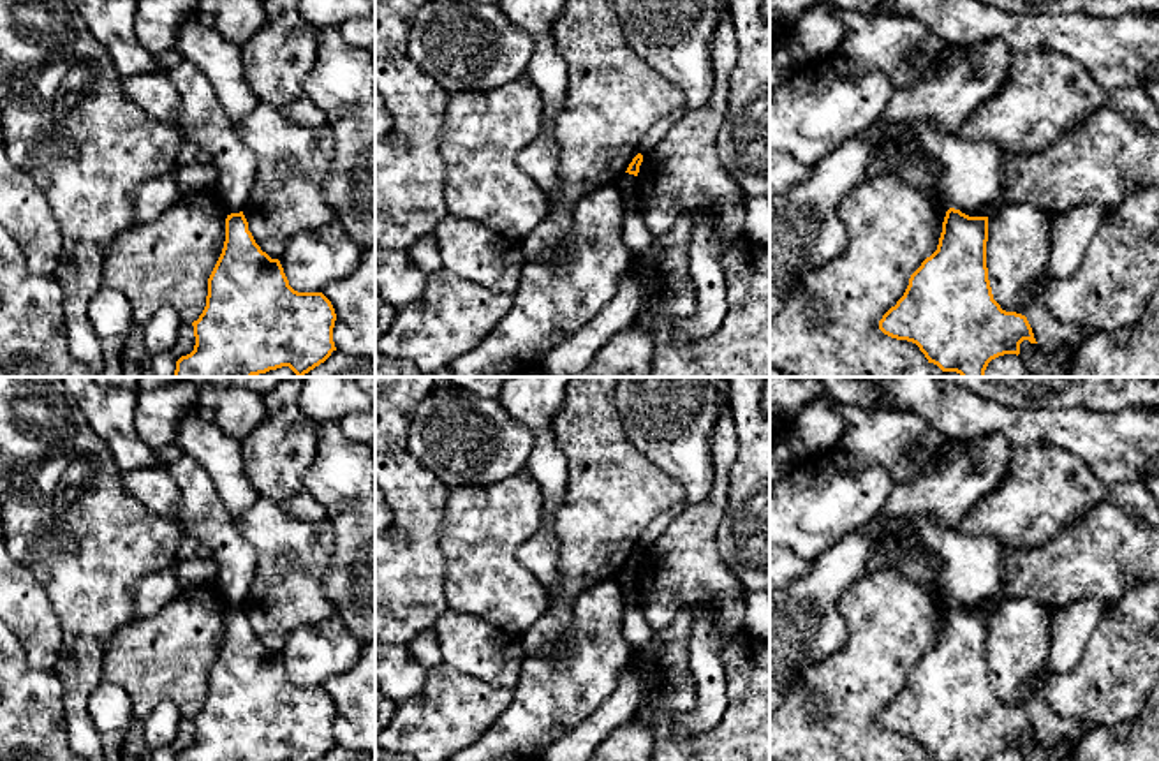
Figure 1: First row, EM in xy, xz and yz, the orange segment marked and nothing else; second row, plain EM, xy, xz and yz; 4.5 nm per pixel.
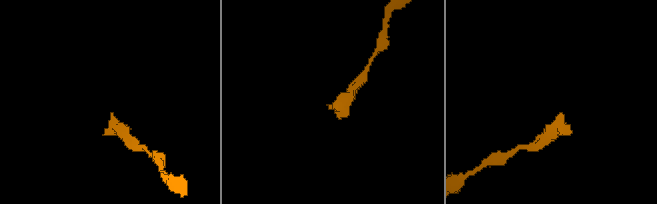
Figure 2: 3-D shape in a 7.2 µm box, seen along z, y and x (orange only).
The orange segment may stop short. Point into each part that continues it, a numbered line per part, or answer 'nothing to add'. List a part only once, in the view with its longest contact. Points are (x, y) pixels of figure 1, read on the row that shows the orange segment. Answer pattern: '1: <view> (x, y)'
nothing to add

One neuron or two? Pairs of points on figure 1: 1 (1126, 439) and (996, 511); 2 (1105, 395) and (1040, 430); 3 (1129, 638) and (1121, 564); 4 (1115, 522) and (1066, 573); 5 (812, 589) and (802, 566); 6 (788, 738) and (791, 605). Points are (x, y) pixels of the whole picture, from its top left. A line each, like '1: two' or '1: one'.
1: two
2: two
3: two
4: one
5: two
6: two

